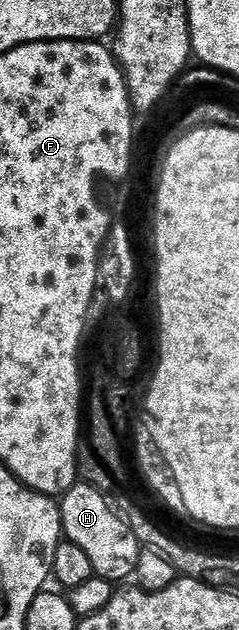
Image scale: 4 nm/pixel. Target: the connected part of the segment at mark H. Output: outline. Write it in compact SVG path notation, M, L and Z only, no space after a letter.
M78 481L60 496L62 534L72 545L77 545L92 561L95 576L107 579L113 585L122 585L133 576L140 561L143 544L132 533L129 523L114 512L107 496L92 485Z

